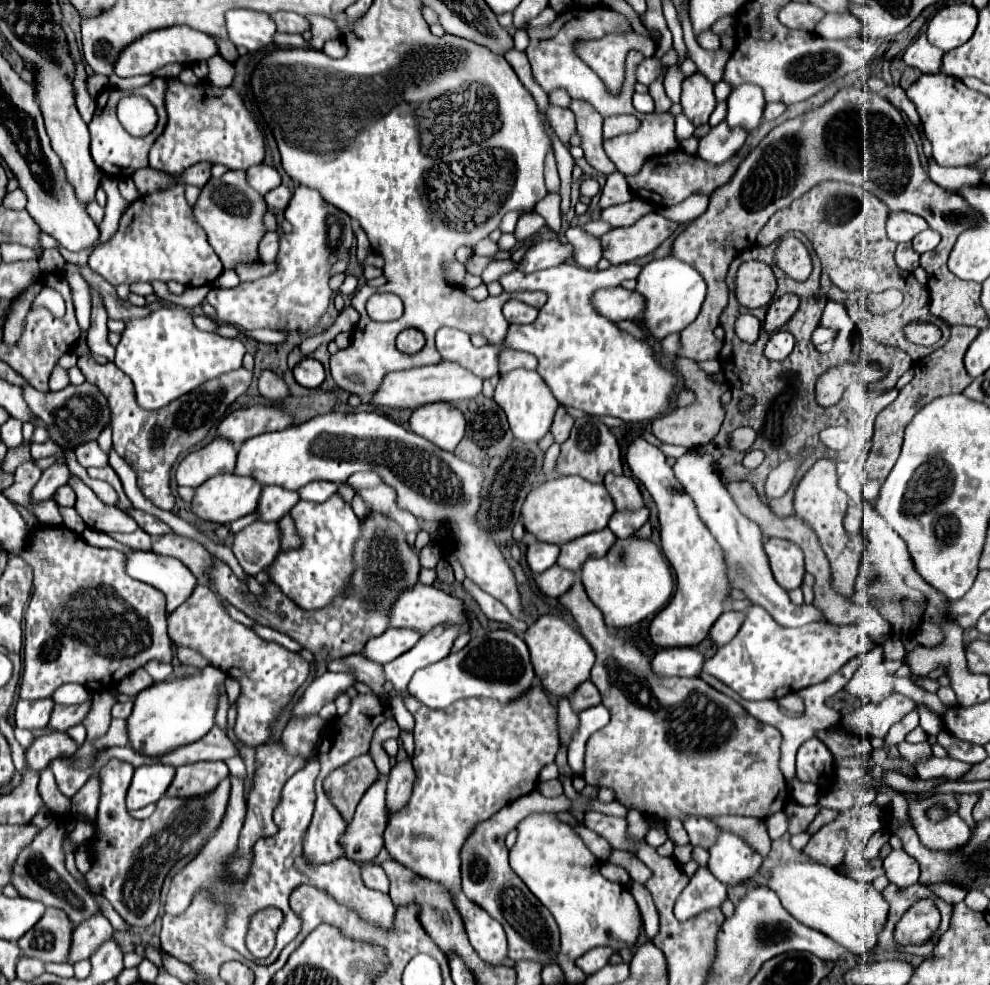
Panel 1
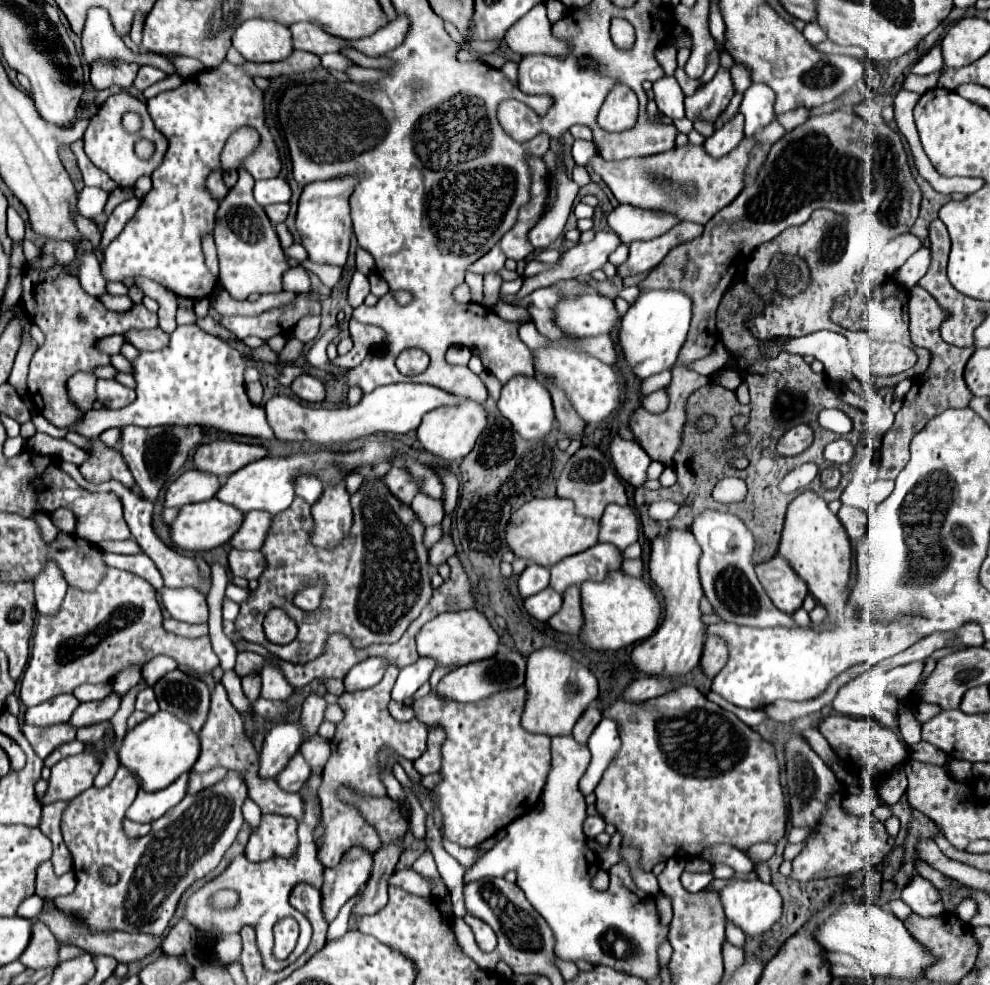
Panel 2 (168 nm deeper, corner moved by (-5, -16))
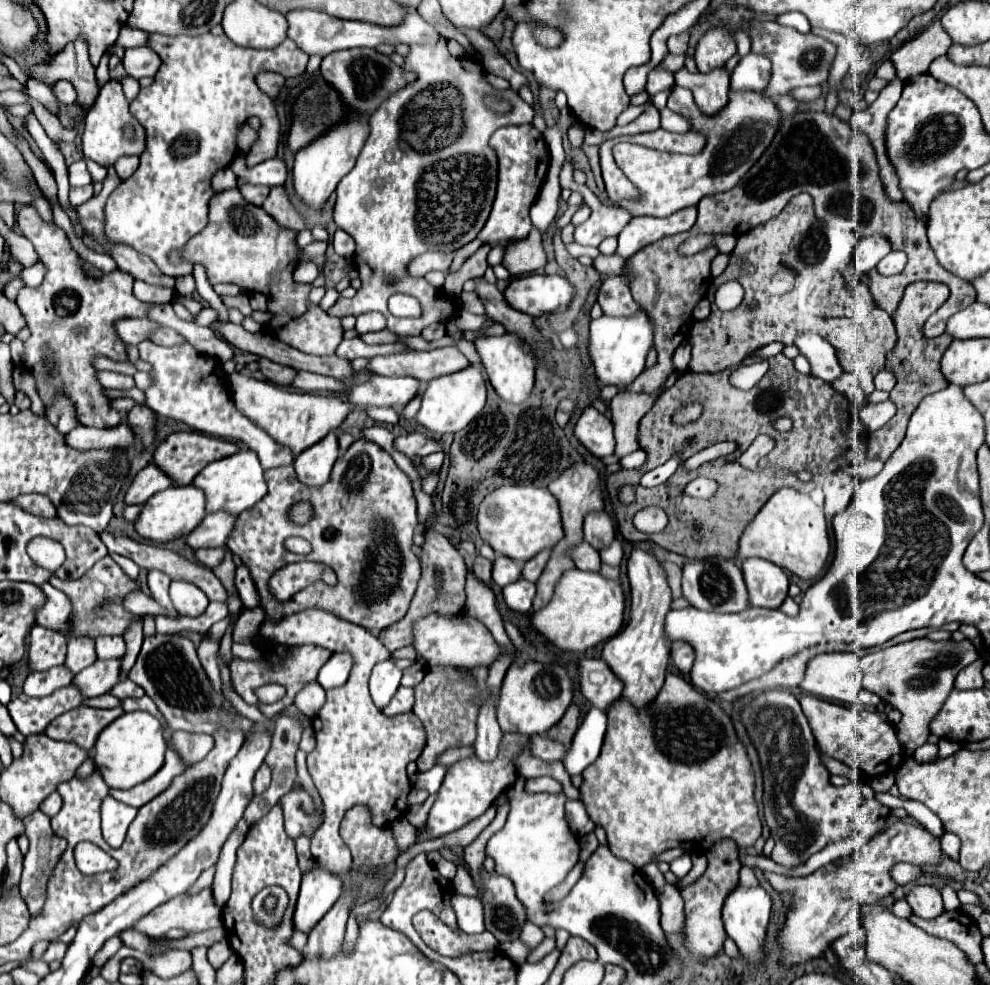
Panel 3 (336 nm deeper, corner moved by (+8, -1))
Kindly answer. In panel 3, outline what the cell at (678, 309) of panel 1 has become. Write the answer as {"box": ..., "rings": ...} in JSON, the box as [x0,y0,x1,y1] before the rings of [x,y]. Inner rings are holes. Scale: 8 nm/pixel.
{"box":[590,309,654,389],"rings":[[[638,309],[630,317],[610,317],[602,315],[600,319],[590,321],[590,357],[596,369],[598,379],[604,385],[616,385],[624,389],[634,381],[646,365],[646,355],[654,347],[654,323],[644,309]]]}

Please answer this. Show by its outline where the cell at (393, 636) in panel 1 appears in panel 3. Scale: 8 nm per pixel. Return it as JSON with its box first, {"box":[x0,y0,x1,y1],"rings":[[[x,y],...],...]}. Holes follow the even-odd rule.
{"box":[318,653,354,689],"rings":[[[332,653],[332,657],[324,663],[324,667],[318,673],[318,683],[324,689],[332,689],[332,687],[340,687],[346,683],[346,679],[350,677],[354,659],[350,653]]]}

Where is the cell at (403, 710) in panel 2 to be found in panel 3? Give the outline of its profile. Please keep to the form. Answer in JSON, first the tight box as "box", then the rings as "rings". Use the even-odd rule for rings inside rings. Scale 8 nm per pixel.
{"box":[382,687,414,715],"rings":[[[398,687],[392,701],[382,709],[386,715],[398,715],[404,711],[410,711],[414,705],[414,691],[410,687]]]}

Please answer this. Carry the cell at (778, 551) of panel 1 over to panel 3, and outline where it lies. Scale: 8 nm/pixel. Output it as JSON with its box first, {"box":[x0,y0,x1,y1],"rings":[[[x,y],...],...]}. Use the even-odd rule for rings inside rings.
{"box":[742,557,788,609],"rings":[[[748,557],[742,561],[742,573],[750,593],[750,605],[778,609],[784,603],[788,595],[788,577],[778,565]]]}

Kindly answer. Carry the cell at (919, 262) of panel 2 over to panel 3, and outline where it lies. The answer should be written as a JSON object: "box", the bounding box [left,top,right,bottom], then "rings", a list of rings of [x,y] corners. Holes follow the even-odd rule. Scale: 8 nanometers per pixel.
{"box":[878,251,906,275],"rings":[[[892,251],[892,253],[888,253],[880,263],[878,263],[878,271],[882,273],[882,275],[896,275],[896,273],[900,273],[902,269],[904,269],[904,265],[906,265],[906,253],[902,253],[902,251]]]}

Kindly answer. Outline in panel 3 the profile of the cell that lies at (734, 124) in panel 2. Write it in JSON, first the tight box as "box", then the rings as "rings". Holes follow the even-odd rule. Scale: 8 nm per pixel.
{"box":[676,67,730,117],"rings":[[[686,67],[676,71],[676,85],[682,85],[694,93],[694,101],[698,109],[714,117],[726,107],[728,101],[728,87],[730,87],[730,74],[724,67],[714,69],[708,74],[690,73]]]}

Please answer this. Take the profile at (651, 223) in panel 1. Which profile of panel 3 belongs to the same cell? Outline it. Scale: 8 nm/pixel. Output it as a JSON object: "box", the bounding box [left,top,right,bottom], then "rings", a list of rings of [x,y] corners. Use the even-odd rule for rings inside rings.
{"box":[616,207,696,259],"rings":[[[696,207],[680,209],[670,217],[634,217],[618,235],[616,255],[628,259],[636,251],[644,249],[650,243],[656,243],[668,235],[676,235],[682,231],[690,231],[696,223]]]}

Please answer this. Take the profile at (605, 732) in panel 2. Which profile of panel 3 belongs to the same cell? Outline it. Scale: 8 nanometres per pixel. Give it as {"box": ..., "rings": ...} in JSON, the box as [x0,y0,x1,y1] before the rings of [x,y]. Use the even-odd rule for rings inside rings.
{"box":[562,707,608,777],"rings":[[[592,707],[586,713],[586,717],[582,719],[582,723],[572,739],[570,753],[562,761],[570,777],[580,775],[590,763],[596,761],[596,757],[600,755],[604,737],[606,737],[606,727],[608,727],[606,713],[602,709]]]}

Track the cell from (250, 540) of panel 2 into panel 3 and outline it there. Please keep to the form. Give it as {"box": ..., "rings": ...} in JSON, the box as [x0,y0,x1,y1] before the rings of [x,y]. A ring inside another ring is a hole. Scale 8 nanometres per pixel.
{"box":[186,511,238,549],"rings":[[[216,511],[204,517],[202,525],[198,525],[198,529],[194,529],[194,533],[190,533],[186,537],[186,543],[192,549],[200,549],[200,547],[222,547],[226,545],[234,525],[236,525],[238,515],[230,515],[226,511]]]}

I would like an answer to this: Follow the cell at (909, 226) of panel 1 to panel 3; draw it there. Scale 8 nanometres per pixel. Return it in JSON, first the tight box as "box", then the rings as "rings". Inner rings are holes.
{"box":[854,235,892,275],"rings":[[[870,235],[870,237],[860,237],[856,243],[854,251],[854,261],[856,261],[856,273],[864,275],[872,267],[878,265],[882,257],[886,257],[892,251],[890,241],[884,235]]]}

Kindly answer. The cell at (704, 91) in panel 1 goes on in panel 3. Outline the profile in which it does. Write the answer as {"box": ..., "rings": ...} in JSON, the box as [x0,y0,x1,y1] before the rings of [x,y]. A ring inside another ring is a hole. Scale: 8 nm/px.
{"box":[694,29,736,73],"rings":[[[710,29],[696,47],[694,59],[700,73],[710,73],[722,67],[736,53],[736,45],[726,29]]]}

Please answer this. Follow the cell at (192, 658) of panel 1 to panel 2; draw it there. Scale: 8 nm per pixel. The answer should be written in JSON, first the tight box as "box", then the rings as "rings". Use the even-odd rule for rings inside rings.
{"box":[19,568,219,708],"rings":[[[109,568],[93,592],[69,588],[57,616],[39,616],[19,698],[27,708],[37,706],[59,694],[71,694],[81,684],[111,682],[121,668],[129,664],[143,666],[157,654],[175,658],[179,666],[195,670],[197,676],[219,666],[209,636],[187,640],[161,626],[161,606],[149,582],[125,570]]]}

